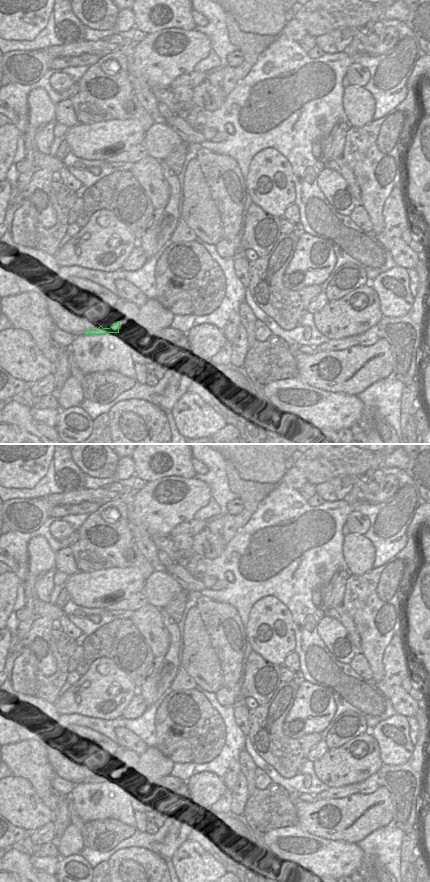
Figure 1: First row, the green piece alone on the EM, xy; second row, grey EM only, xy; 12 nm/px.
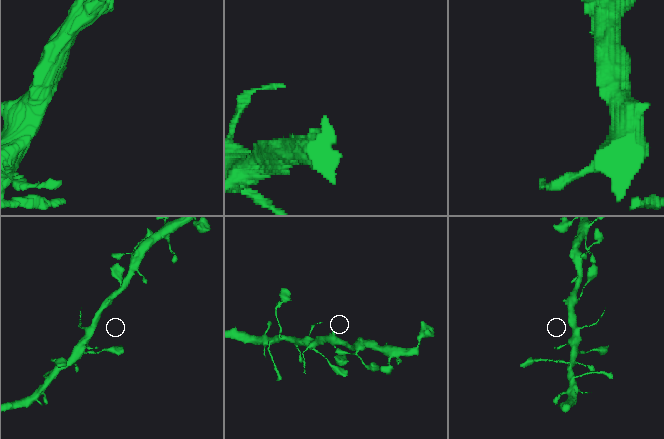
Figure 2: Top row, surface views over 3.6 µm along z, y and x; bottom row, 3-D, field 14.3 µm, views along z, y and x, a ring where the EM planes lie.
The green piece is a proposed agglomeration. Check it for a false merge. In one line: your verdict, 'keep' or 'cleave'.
keep

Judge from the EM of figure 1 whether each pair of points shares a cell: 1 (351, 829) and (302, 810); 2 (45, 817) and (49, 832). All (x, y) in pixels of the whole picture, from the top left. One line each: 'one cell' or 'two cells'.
1: one cell
2: two cells

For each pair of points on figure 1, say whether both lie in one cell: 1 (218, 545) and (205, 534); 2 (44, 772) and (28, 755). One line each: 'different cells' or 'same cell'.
1: same cell
2: same cell

